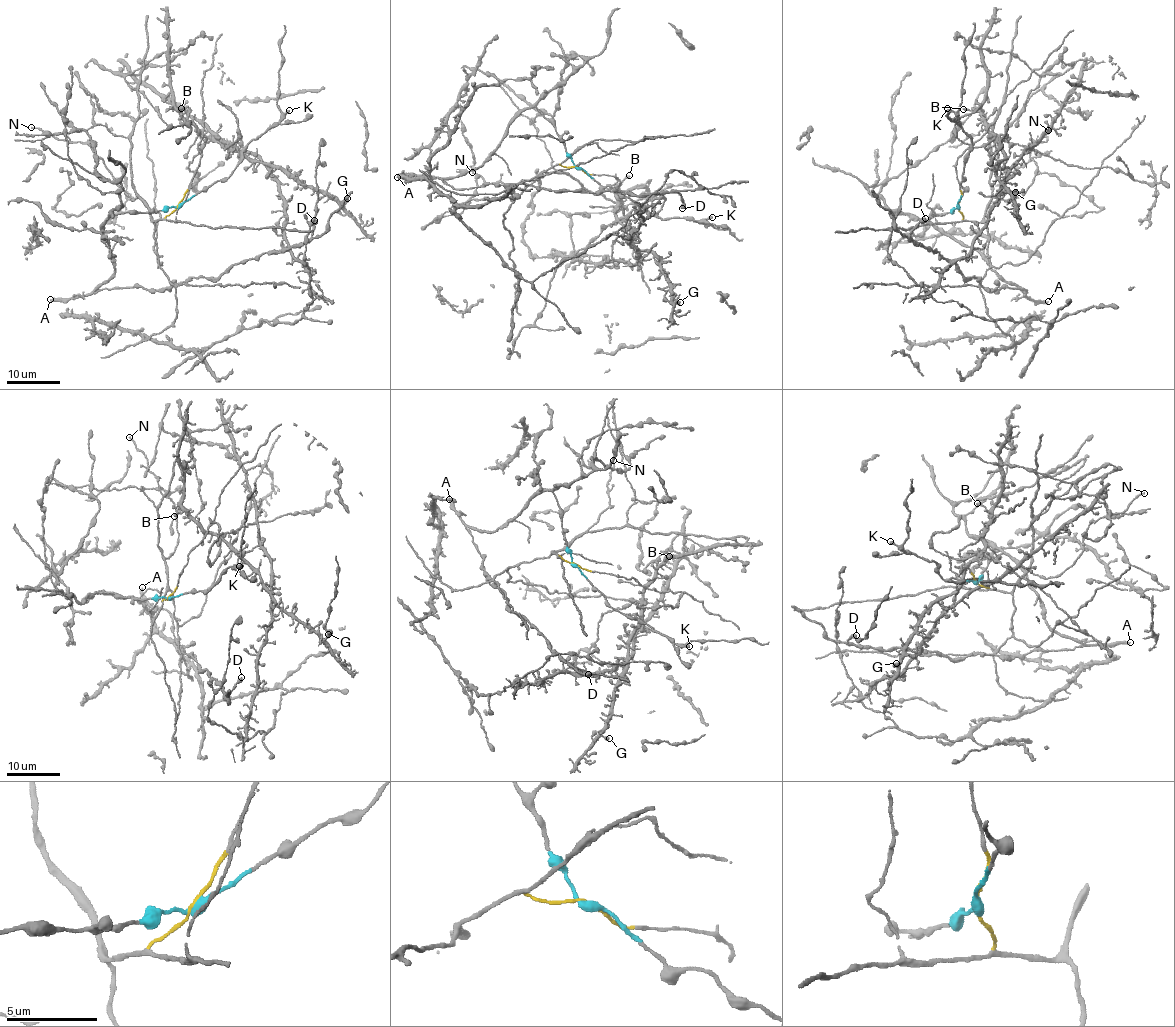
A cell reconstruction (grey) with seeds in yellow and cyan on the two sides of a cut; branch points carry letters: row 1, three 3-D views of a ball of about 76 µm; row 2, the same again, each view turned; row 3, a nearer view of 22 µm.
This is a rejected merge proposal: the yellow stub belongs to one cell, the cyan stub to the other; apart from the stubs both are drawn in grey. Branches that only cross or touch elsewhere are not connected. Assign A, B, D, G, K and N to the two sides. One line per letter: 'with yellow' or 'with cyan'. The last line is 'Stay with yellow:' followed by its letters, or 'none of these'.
A: with cyan
B: with yellow
D: with cyan
G: with yellow
K: with cyan
N: with yellow
Stay with yellow: B, G, N

